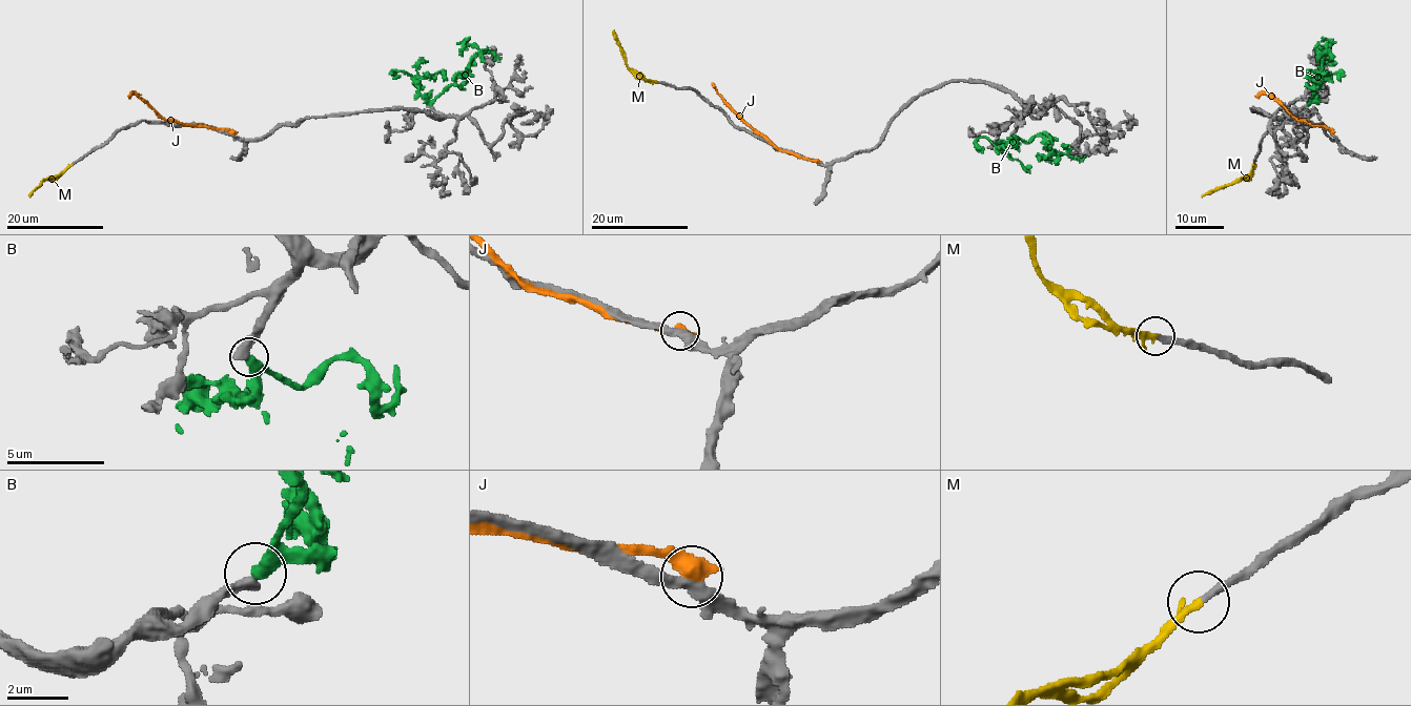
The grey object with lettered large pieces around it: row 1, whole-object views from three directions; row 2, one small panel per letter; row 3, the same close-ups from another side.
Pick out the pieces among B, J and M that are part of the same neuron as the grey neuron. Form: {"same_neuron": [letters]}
{"same_neuron": ["M"]}

